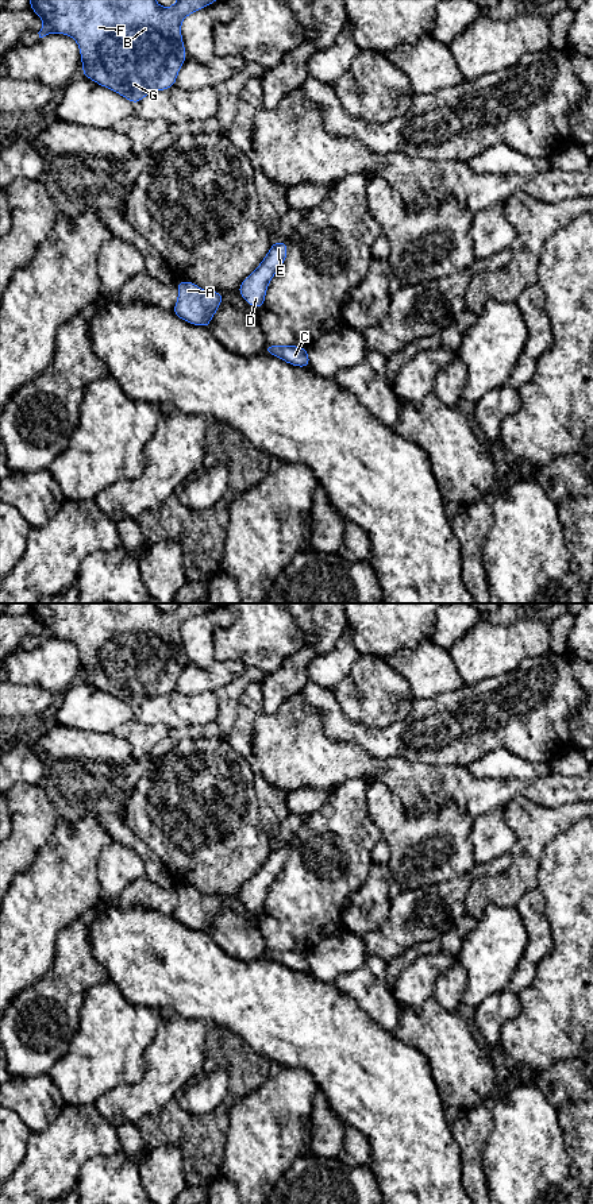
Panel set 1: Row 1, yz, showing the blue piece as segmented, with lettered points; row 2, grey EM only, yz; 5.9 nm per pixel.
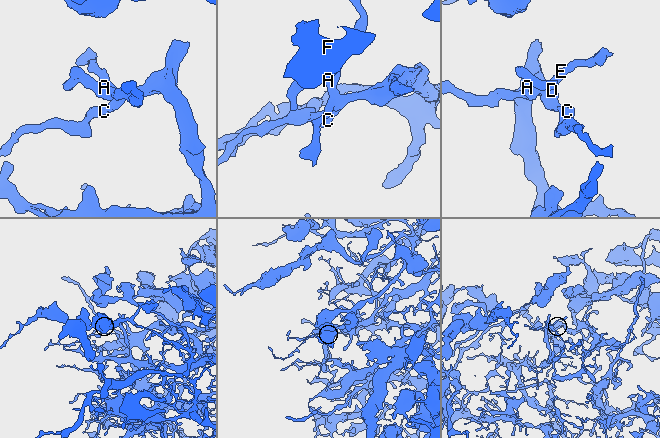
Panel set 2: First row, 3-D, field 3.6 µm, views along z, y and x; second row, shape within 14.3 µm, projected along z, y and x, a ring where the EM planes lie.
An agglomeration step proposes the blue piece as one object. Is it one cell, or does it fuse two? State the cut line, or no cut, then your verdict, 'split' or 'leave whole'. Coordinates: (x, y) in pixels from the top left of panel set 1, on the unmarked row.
no cut; leave whole

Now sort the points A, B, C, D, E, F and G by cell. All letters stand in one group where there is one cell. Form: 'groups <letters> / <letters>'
groups A B C D E F G

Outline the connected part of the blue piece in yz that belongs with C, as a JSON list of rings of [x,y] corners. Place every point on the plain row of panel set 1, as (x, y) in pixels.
[[[266,949],[263,957],[274,960],[296,972],[311,972],[307,952]]]

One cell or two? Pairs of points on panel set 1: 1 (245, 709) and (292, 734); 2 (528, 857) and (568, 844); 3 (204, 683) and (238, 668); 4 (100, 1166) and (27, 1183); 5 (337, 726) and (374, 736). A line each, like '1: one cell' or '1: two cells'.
1: two cells
2: two cells
3: one cell
4: two cells
5: one cell

